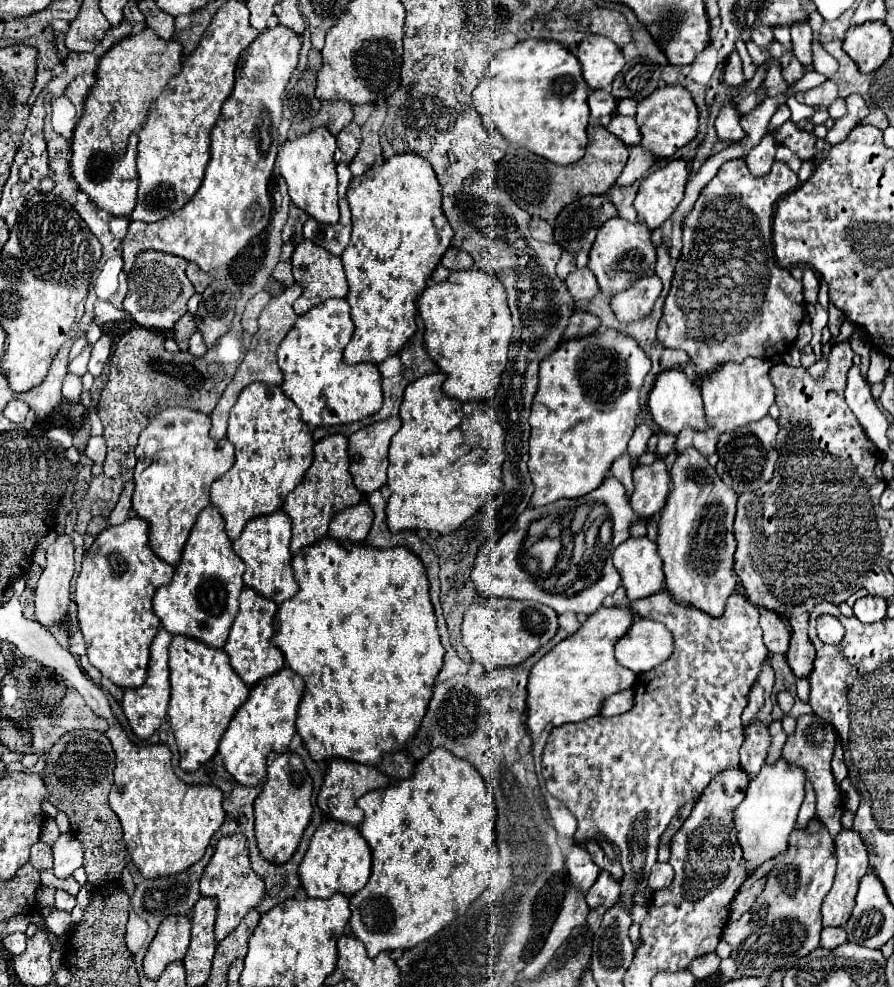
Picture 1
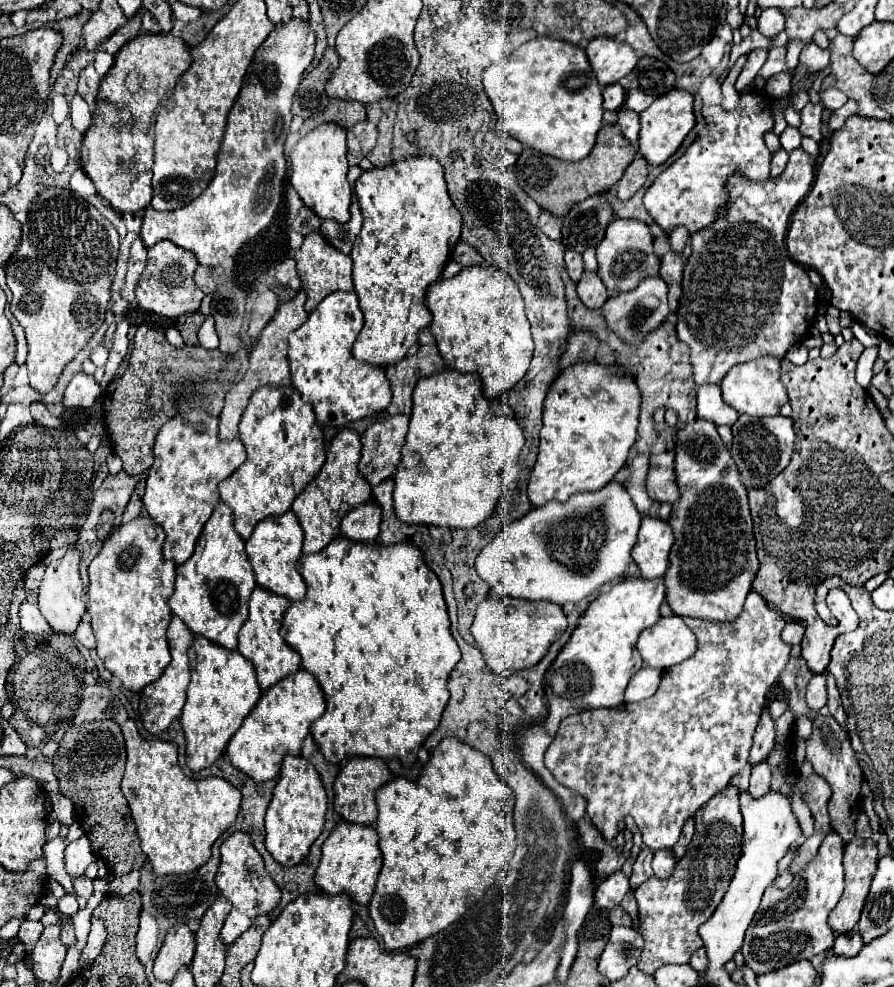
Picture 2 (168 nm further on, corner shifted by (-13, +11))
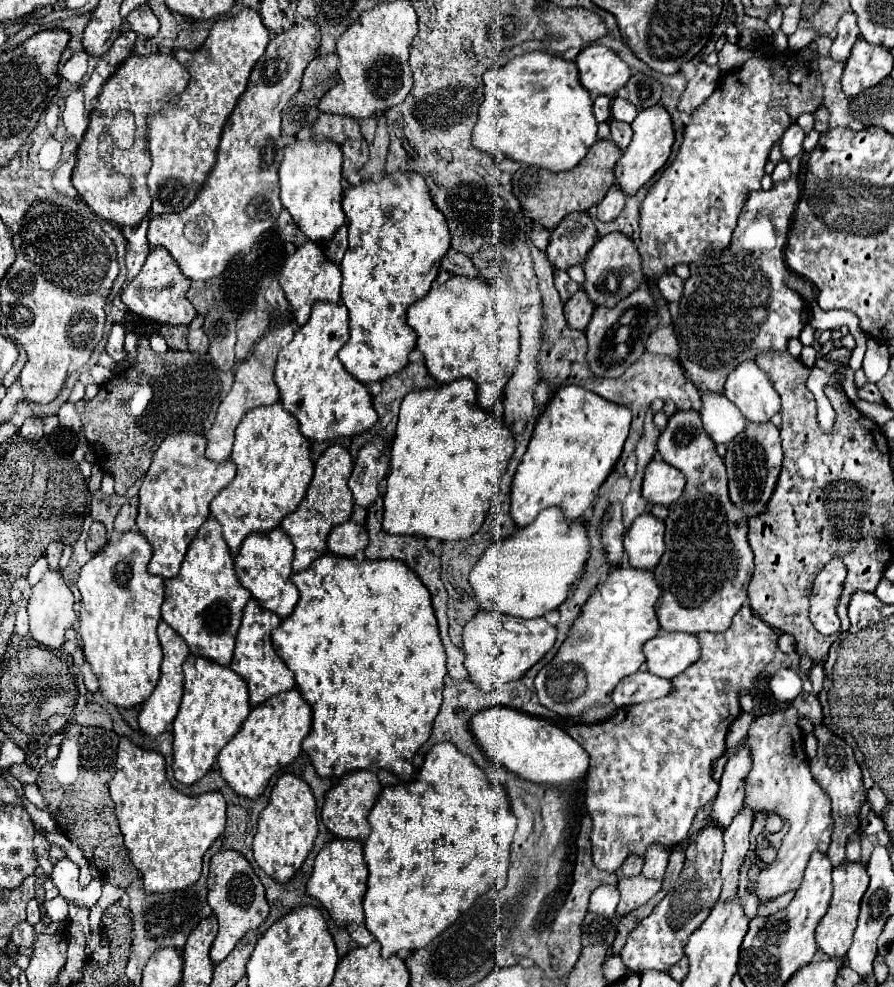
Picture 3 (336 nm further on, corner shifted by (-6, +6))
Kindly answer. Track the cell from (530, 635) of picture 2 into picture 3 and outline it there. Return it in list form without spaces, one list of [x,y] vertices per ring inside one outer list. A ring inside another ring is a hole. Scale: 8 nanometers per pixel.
[[[480,611],[464,627],[464,653],[466,669],[470,679],[482,691],[492,691],[504,683],[520,679],[534,663],[538,663],[554,645],[556,627],[544,617],[538,619],[516,619],[508,615],[492,615],[490,611]]]

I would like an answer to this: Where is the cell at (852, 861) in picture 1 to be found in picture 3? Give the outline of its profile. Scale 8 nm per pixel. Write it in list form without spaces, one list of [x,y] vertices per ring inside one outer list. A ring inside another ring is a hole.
[[[846,861],[842,865],[834,867],[832,901],[830,901],[830,907],[828,907],[826,915],[822,917],[822,921],[816,927],[816,943],[830,957],[844,957],[848,953],[848,949],[852,945],[852,933],[856,929],[860,901],[862,901],[862,895],[866,893],[866,889],[868,889],[866,865],[862,865],[860,861]]]

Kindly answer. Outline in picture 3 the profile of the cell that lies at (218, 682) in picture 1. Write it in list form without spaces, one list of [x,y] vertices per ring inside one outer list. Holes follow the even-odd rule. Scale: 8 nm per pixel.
[[[188,655],[184,661],[184,697],[174,719],[174,777],[182,785],[192,785],[206,775],[220,749],[238,733],[242,721],[250,713],[250,697],[246,681],[234,675],[230,667],[222,667],[210,659]]]

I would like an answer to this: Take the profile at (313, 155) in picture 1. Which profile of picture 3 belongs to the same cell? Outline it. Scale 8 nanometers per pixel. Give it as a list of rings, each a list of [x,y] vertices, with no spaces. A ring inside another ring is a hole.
[[[324,139],[322,143],[294,141],[284,147],[284,159],[280,165],[280,201],[290,211],[292,221],[312,241],[330,239],[346,215],[342,211],[342,151],[340,145]]]

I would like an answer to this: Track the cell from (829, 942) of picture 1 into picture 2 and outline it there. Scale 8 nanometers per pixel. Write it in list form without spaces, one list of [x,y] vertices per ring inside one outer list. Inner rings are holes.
[[[853,930],[851,934],[839,934],[835,938],[835,944],[833,944],[833,954],[835,956],[845,956],[845,958],[853,958],[859,954],[863,942],[857,934],[857,930]]]

